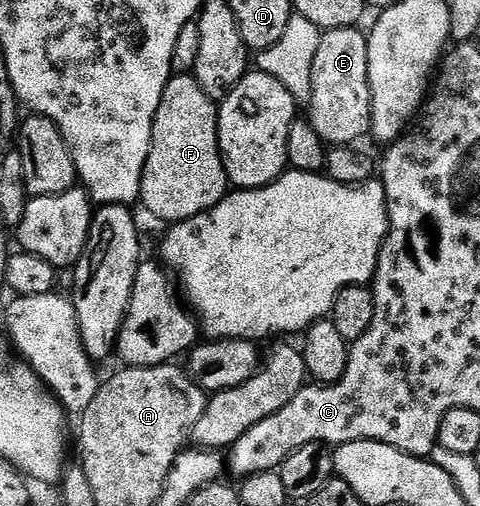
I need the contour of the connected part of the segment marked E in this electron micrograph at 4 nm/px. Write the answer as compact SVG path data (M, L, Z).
M360 27L334 29L321 34L318 57L314 57L310 121L328 145L356 145L372 130L372 98L368 80L368 37Z

